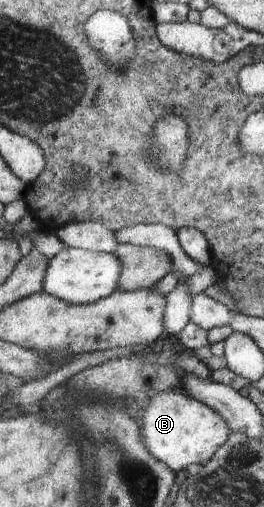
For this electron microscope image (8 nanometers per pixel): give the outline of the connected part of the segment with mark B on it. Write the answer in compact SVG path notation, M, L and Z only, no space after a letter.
M169 389L159 392L151 400L144 401L144 413L142 420L143 442L146 447L162 463L170 466L175 472L189 470L191 465L203 465L229 440L232 430L227 421L210 406L199 402L197 399L181 392L181 390Z

